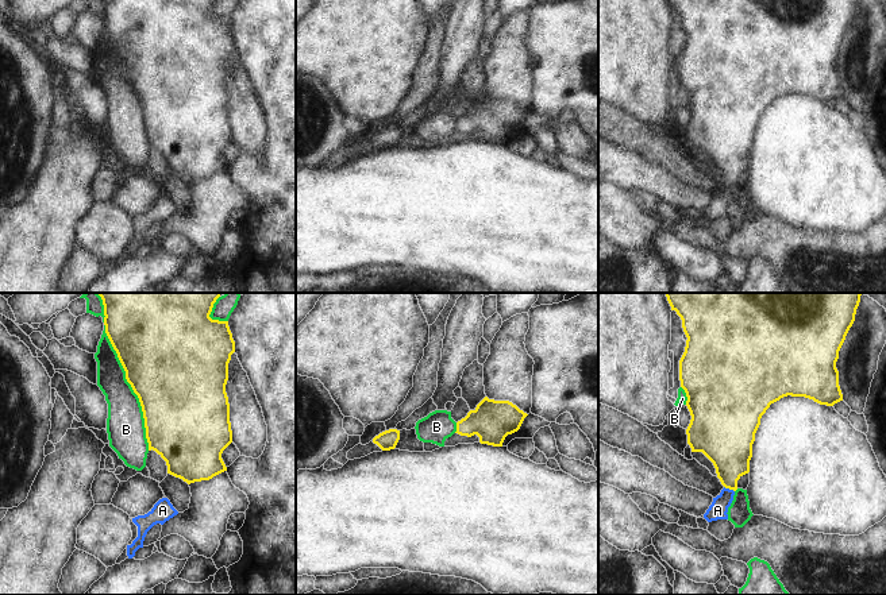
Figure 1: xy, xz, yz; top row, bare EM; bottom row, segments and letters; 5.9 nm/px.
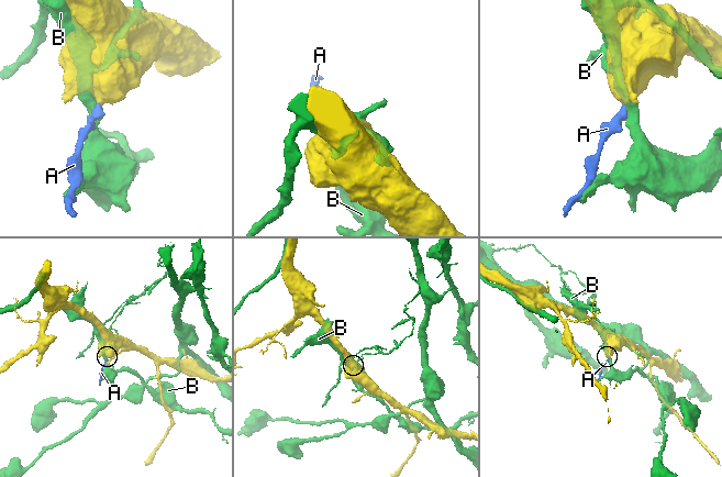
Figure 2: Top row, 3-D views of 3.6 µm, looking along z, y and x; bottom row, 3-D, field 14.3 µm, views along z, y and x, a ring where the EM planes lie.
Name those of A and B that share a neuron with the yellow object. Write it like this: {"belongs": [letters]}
{"belongs": ["A"]}

